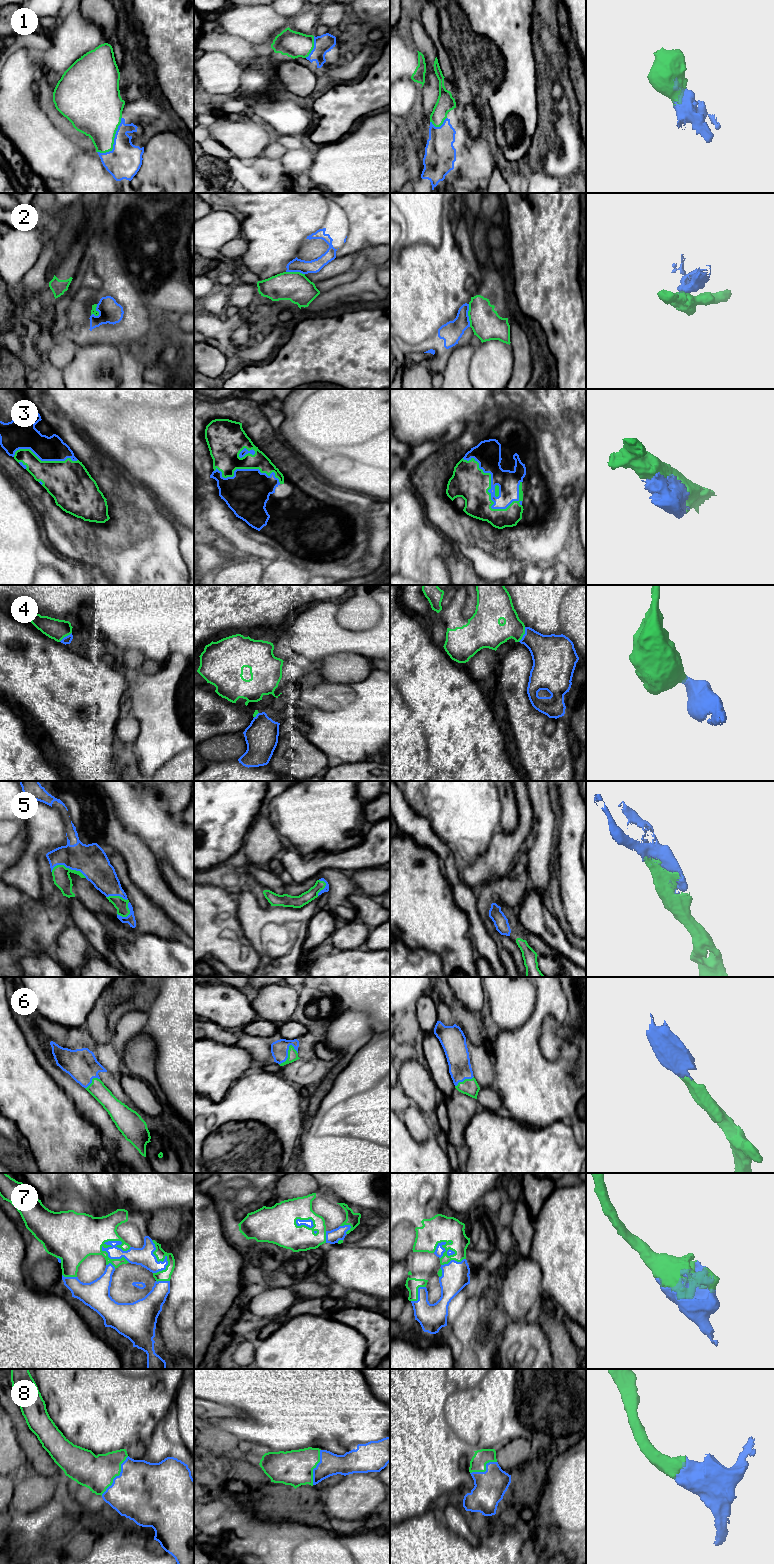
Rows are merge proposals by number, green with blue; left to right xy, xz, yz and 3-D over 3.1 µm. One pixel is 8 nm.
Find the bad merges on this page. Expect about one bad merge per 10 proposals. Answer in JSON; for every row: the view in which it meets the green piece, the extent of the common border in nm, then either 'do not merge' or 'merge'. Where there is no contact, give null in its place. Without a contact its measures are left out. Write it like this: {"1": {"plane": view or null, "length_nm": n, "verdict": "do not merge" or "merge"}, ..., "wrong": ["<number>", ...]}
{"1": {"plane": "xy", "length_nm": 340, "verdict": "merge"}, "2": {"plane": "yz", "length_nm": 180, "verdict": "do not merge"}, "3": {"plane": "yz", "length_nm": 600, "verdict": "merge"}, "4": {"plane": "yz", "length_nm": 130, "verdict": "merge"}, "5": {"plane": "xy", "length_nm": 300, "verdict": "merge"}, "6": {"plane": "xz", "length_nm": 190, "verdict": "merge"}, "7": {"plane": "xy", "length_nm": 260, "verdict": "merge"}, "8": {"plane": "xy", "length_nm": 380, "verdict": "merge"}, "wrong": ["2"]}

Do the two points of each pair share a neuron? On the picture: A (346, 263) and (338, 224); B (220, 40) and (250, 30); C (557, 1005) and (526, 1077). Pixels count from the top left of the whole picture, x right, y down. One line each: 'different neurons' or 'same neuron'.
A: same neuron
B: different neurons
C: same neuron

